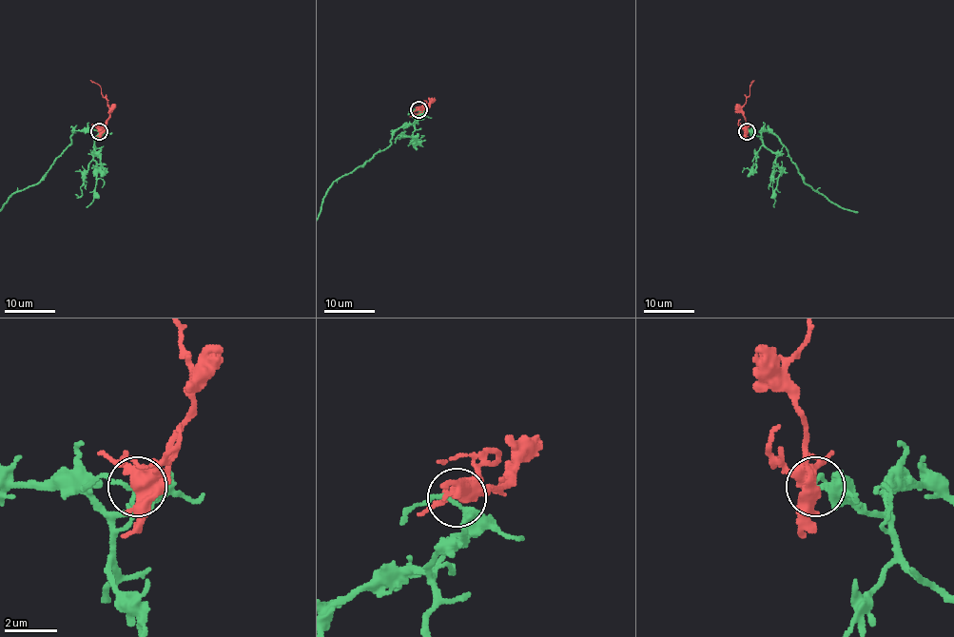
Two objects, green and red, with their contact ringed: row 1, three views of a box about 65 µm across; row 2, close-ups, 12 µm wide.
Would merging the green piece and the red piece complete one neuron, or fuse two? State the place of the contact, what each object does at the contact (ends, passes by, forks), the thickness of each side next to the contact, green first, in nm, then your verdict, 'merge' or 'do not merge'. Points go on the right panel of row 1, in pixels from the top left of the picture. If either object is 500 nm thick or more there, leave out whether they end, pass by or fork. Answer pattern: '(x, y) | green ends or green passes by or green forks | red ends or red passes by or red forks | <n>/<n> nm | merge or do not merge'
(747, 131) | green passes by | red forks | 240/480 nm | do not merge

